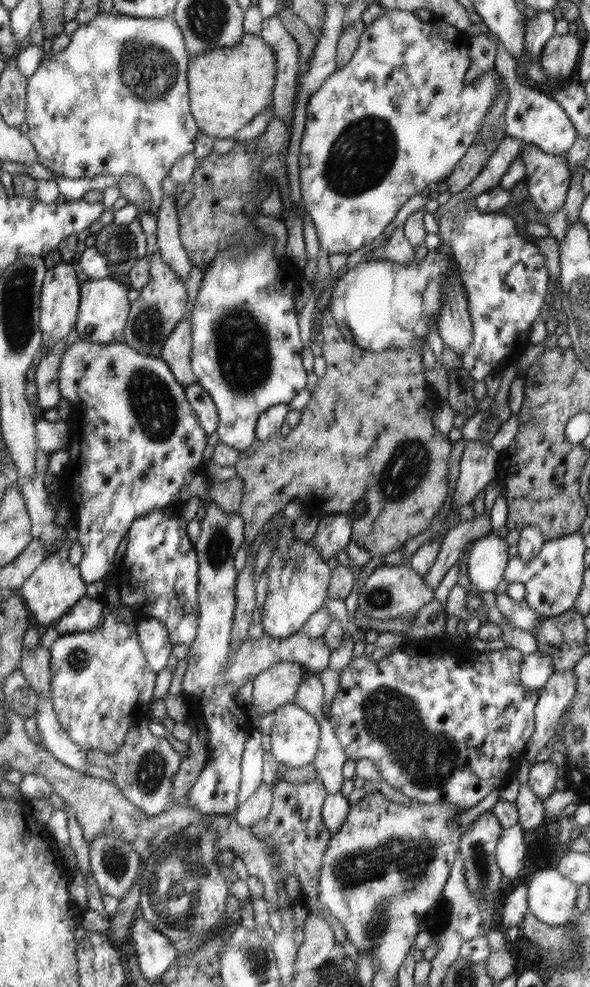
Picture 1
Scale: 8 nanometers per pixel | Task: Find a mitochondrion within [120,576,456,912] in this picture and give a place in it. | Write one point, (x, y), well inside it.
(150, 768)

